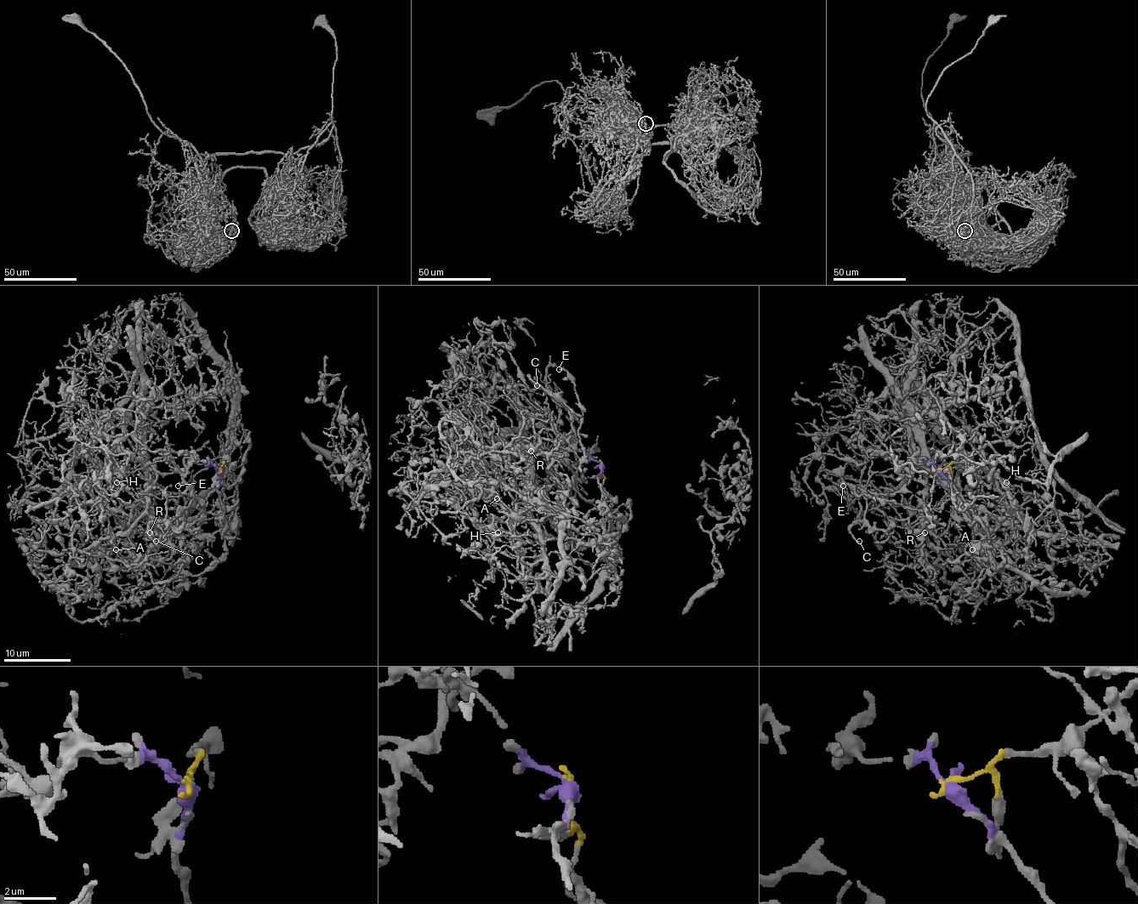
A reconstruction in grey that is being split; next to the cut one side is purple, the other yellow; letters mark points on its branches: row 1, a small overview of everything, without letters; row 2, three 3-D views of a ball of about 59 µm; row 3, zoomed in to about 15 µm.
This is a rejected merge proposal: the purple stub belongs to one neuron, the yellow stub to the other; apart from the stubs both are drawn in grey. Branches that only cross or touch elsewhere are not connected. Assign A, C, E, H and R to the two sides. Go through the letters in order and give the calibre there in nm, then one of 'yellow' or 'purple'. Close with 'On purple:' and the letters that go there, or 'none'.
A: 140 nm thick; yellow
C: 140 nm thick; purple
E: 150 nm thick; purple
H: 130 nm thick; yellow
R: 400 nm thick; purple
On purple: C, E, R

